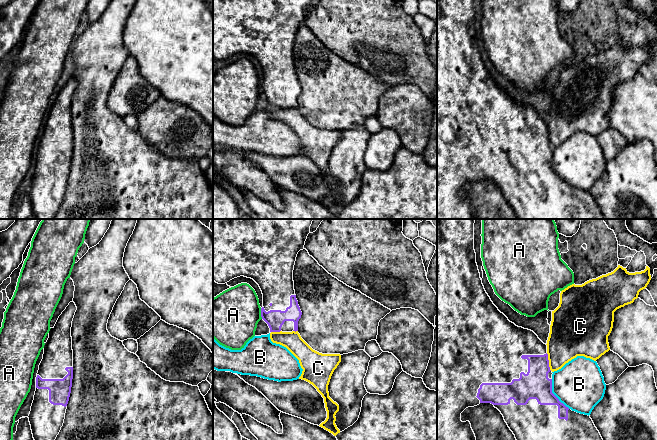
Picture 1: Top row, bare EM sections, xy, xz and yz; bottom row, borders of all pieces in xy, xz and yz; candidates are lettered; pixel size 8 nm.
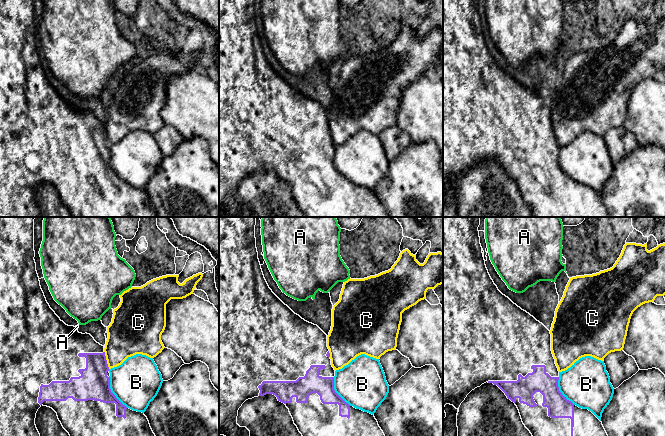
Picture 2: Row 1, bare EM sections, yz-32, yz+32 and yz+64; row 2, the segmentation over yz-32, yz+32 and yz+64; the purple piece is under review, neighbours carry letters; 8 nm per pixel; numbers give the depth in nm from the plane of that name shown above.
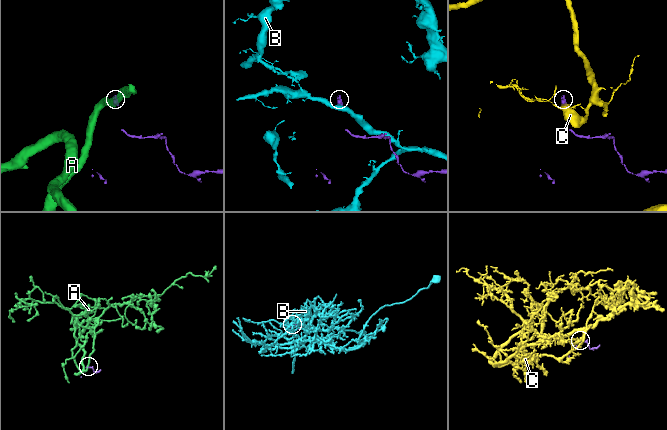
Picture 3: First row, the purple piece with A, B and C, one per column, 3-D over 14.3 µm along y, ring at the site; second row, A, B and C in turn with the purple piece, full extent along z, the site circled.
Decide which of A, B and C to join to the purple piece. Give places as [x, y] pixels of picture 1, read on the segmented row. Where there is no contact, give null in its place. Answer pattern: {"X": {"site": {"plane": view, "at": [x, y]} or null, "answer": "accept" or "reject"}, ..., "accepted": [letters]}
{"A": {"site": {"plane": "xz", "at": [261, 313]}, "answer": "reject"}, "B": {"site": {"plane": "yz", "at": [554, 395]}, "answer": "reject"}, "C": {"site": {"plane": "yz", "at": [548, 362]}, "answer": "reject"}, "accepted": []}

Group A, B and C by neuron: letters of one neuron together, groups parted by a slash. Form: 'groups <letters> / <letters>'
groups A / B / C

